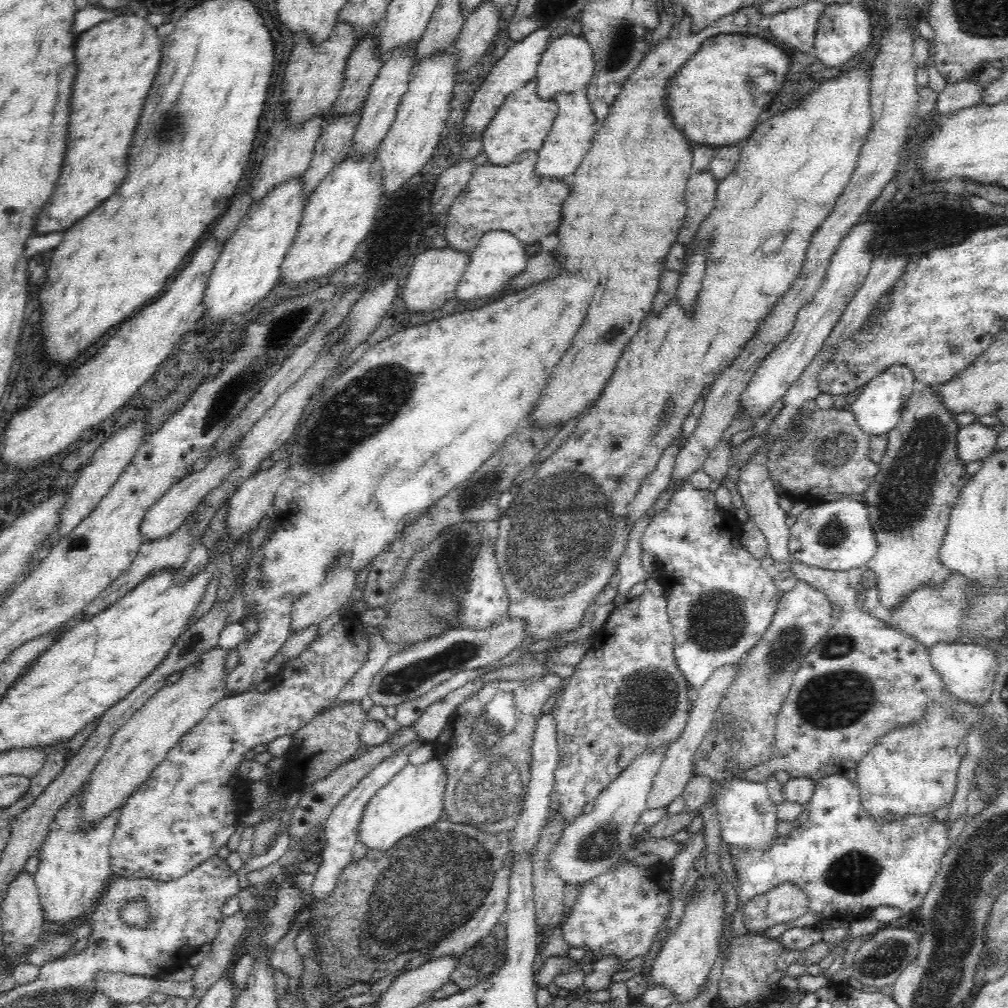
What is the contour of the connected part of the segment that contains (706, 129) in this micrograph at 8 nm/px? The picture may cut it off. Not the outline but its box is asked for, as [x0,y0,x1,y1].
[668,34,790,148]

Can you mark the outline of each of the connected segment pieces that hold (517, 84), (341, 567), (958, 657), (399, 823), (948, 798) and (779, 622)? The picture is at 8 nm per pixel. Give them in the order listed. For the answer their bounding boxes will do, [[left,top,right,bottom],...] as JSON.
[[462,28,552,140],[291,553,357,634],[928,642,1000,704],[357,760,447,850],[856,704,966,820],[693,580,833,782]]

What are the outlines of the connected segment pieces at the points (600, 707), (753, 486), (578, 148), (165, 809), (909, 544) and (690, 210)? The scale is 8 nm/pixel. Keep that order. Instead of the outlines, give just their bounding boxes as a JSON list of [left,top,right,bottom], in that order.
[[541,577,690,831],[738,450,791,563],[536,87,598,178],[109,612,370,882],[862,386,971,610],[677,170,718,245]]

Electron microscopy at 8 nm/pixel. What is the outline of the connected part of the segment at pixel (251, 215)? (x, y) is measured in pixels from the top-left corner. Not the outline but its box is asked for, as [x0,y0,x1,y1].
[202,177,308,328]

